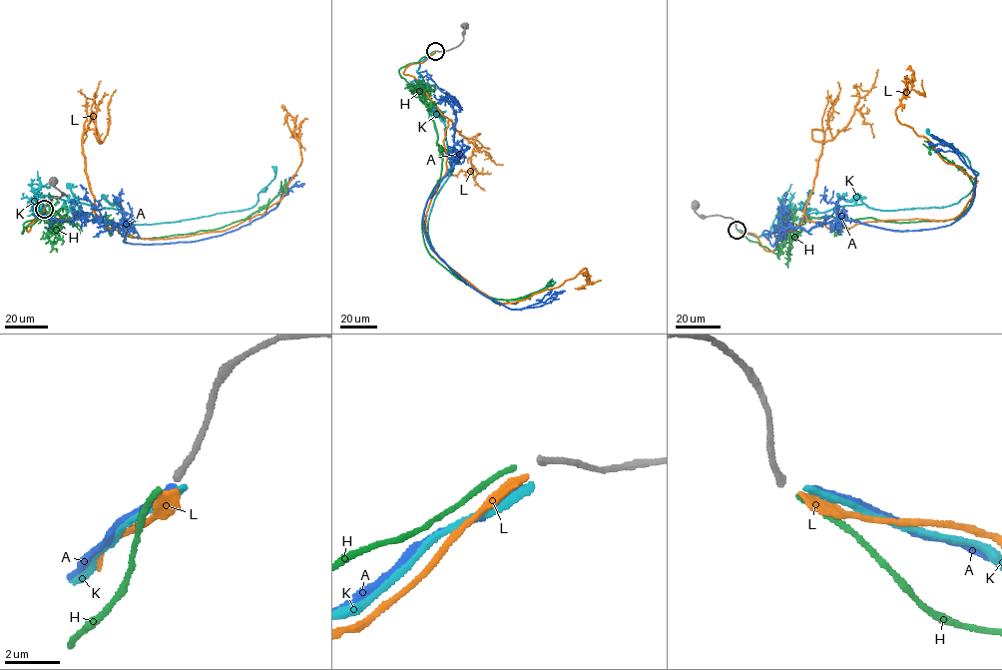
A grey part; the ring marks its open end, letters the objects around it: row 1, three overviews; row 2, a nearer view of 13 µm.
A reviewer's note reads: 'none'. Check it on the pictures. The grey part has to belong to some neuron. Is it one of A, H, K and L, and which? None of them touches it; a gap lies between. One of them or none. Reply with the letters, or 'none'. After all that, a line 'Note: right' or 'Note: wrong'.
H
Note: wrong

